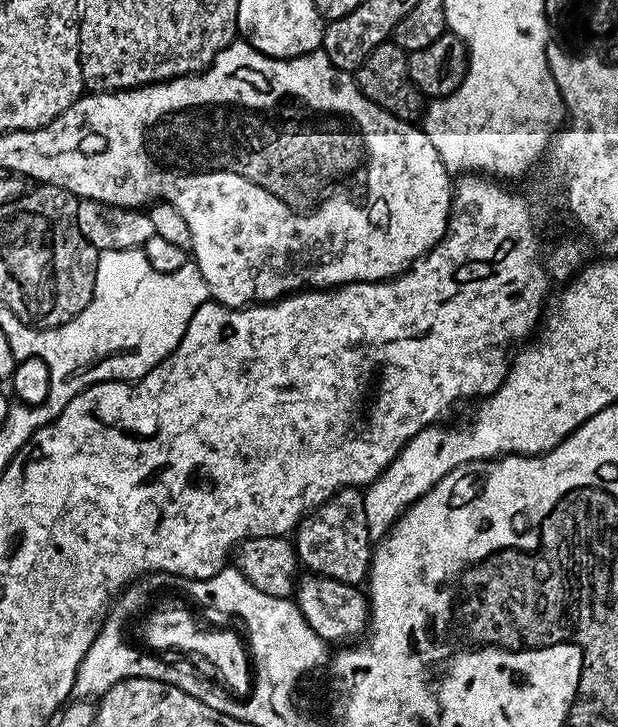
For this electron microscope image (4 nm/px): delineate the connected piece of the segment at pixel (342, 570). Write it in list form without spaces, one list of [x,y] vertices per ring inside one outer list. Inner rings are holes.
[[[340,488],[326,502],[317,504],[305,515],[304,519],[294,529],[294,543],[296,558],[301,565],[304,564],[309,573],[326,578],[334,578],[338,582],[346,582],[357,586],[367,581],[372,566],[373,545],[368,545],[373,535],[366,522],[366,506],[364,505],[364,492],[359,488]]]

